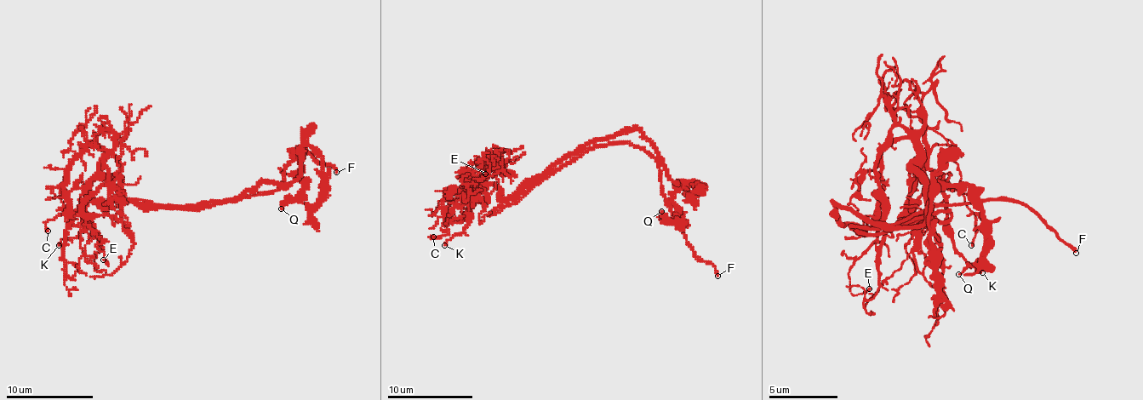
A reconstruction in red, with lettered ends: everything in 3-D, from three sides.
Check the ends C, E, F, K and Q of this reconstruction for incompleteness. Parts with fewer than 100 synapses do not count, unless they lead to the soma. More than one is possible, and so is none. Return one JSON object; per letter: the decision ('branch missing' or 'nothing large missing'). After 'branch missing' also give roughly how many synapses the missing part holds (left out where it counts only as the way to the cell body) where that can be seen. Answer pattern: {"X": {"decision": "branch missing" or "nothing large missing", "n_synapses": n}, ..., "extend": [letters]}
{"C": {"decision": "nothing large missing"}, "E": {"decision": "nothing large missing"}, "F": {"decision": "branch missing"}, "K": {"decision": "nothing large missing"}, "Q": {"decision": "nothing large missing"}, "extend": ["F"]}

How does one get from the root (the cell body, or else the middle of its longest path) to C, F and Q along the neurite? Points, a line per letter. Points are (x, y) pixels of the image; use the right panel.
C: (882, 223), (926, 210), (925, 181), (913, 165), (914, 180), (938, 172), (965, 198), (978, 232), (971, 245)
F: (882, 223), (864, 233), (852, 226), (872, 231), (942, 205), (1019, 200), (1029, 204), (1076, 253)
Q: (882, 223), (864, 233), (852, 226), (872, 231), (942, 205), (977, 204), (984, 220), (984, 261), (958, 274)

